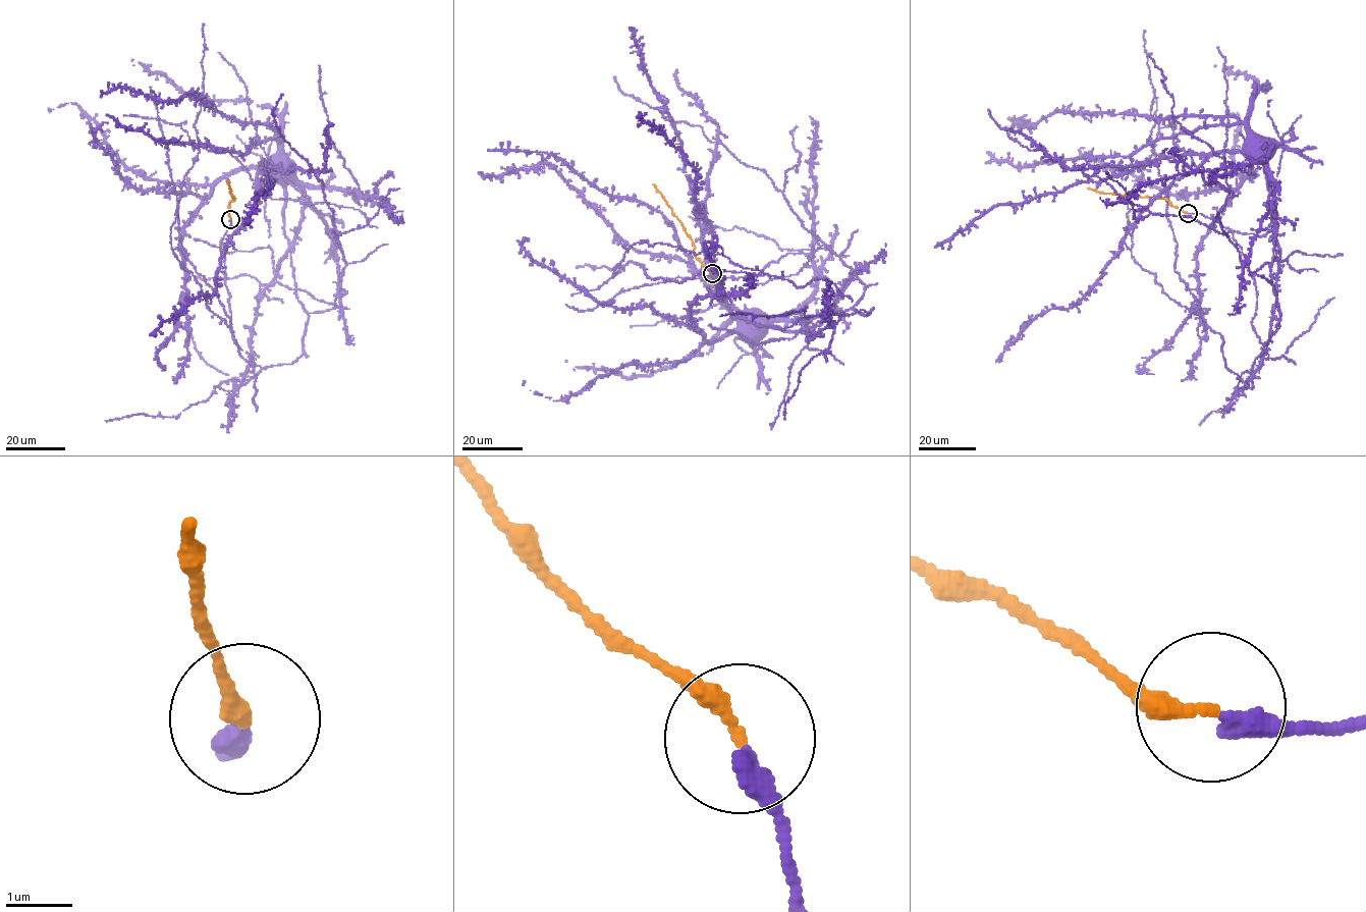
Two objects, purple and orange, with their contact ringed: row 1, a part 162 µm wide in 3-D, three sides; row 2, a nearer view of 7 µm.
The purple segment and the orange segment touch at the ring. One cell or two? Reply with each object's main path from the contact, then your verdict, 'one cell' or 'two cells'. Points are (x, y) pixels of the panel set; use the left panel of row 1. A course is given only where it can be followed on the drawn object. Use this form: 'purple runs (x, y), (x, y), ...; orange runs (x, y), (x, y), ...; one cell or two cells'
purple runs (230, 219), (220, 242), (233, 335), (262, 368), (291, 364), (308, 313), (283, 171); orange runs (230, 219), (229, 204), (235, 199), (230, 193), (228, 179); one cell

